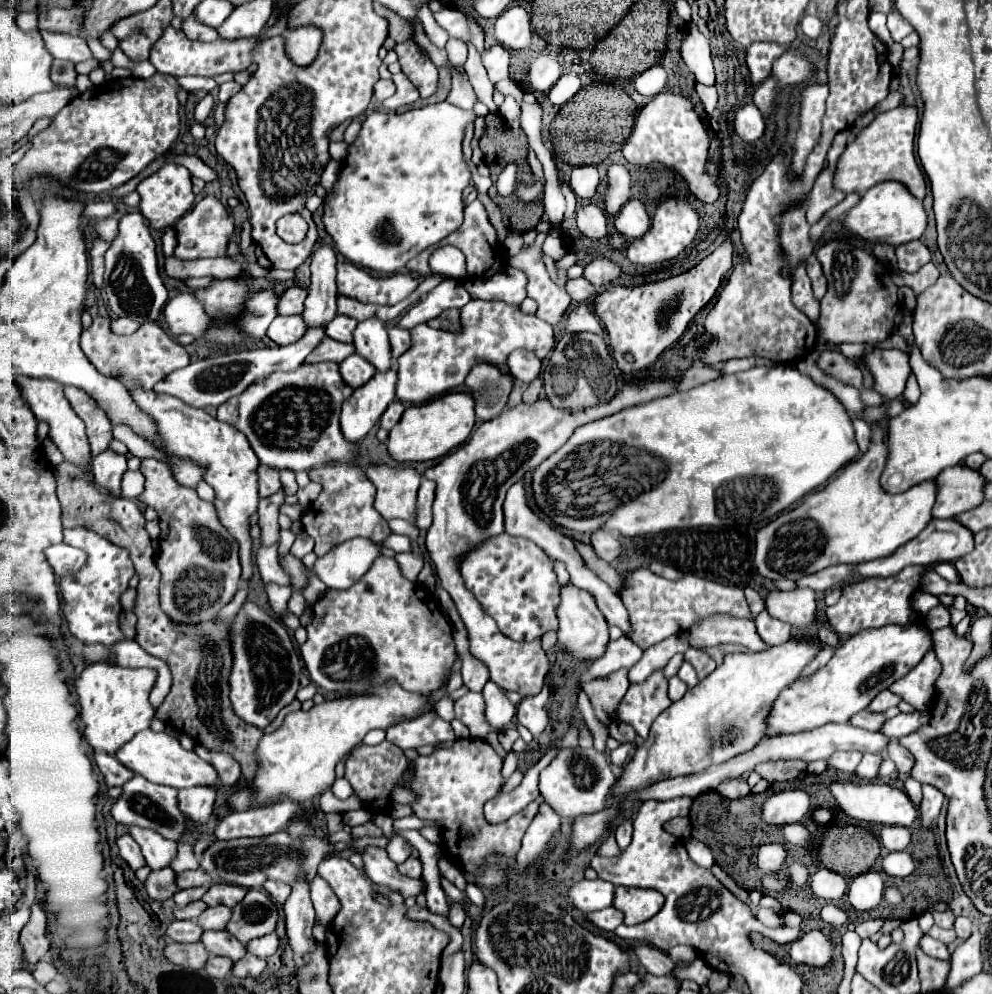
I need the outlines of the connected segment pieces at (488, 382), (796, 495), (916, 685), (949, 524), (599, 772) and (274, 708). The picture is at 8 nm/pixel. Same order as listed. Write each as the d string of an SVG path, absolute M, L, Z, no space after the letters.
M477 365L465 379L467 389L475 401L475 413L481 421L493 419L507 407L509 393L515 387L515 377L503 373L495 365Z
M753 367L577 427L555 455L535 467L531 489L537 507L565 531L607 529L639 537L667 529L769 521L857 455L851 417L833 393L797 369Z
M931 651L923 657L923 661L919 661L919 665L915 665L915 669L911 669L911 673L907 673L907 677L901 677L889 689L921 711L929 707L927 703L931 703L935 695L935 681L939 673L941 673L939 659Z
M931 519L931 525L927 525L927 529L923 529L923 533L919 533L919 537L915 537L915 541L901 545L893 555L855 565L853 577L855 579L873 579L873 577L883 579L883 577L897 575L899 571L903 571L909 565L933 565L933 563L941 563L941 561L955 561L955 559L971 553L971 549L973 549L973 533L967 527L963 527L961 523L957 523L953 519Z
M559 747L557 757L541 771L539 789L543 799L561 815L561 817L577 817L587 813L597 813L611 803L607 799L611 785L615 783L615 773L611 769L609 755L605 751L597 751L595 747L583 749L567 749Z
M245 603L231 623L233 639L233 671L229 677L235 713L251 725L259 727L259 719L275 719L277 713L295 699L299 689L301 661L287 629L255 603Z

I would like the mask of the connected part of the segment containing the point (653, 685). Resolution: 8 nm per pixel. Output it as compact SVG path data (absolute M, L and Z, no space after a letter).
M657 671L641 685L631 685L623 701L617 707L617 717L631 723L643 740L647 739L651 723L661 711L671 705L667 697L667 679L663 671Z

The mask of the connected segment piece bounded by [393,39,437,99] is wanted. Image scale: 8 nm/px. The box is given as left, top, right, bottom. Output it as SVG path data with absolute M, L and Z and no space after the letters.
M411 39L395 43L393 51L399 55L401 71L419 89L421 97L423 99L431 97L437 89L437 67L433 65L433 61Z

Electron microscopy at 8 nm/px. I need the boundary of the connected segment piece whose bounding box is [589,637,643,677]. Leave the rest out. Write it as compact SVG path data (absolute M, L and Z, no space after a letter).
M621 637L607 645L607 653L589 665L589 673L593 677L607 677L619 669L631 669L643 657L643 649L635 645L631 639Z

